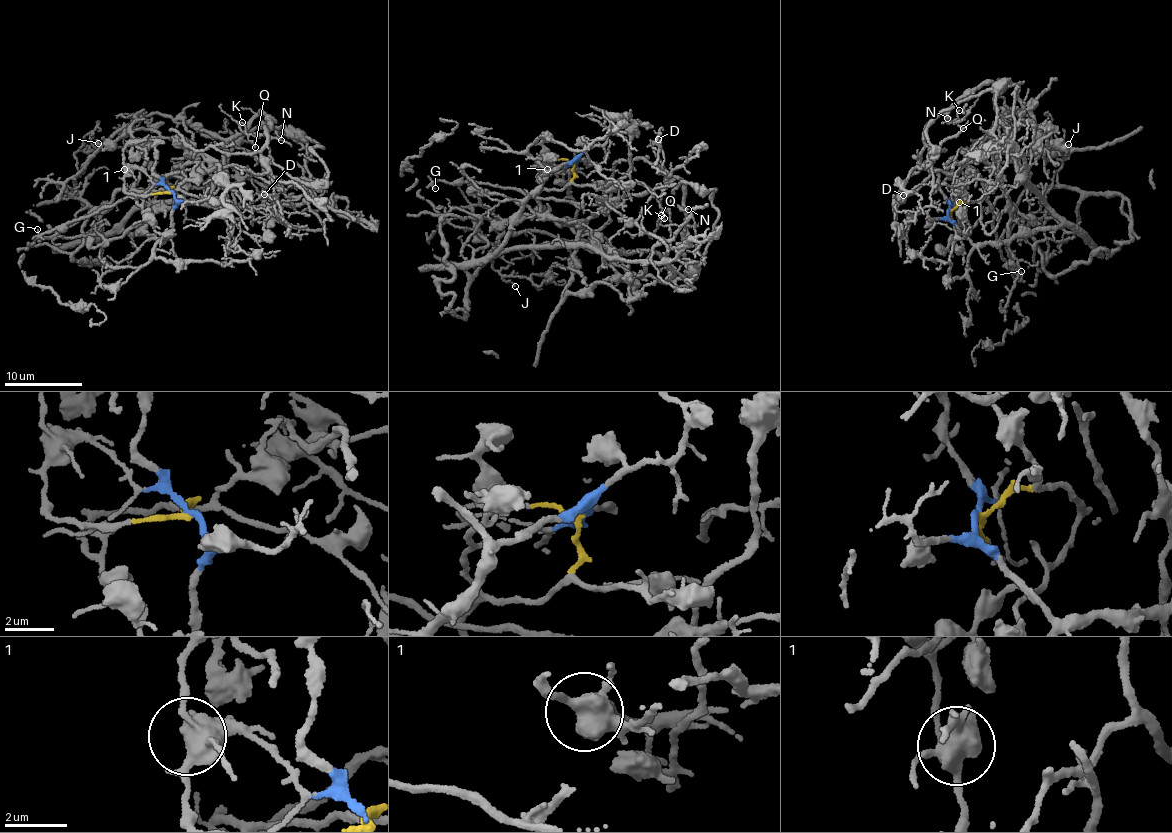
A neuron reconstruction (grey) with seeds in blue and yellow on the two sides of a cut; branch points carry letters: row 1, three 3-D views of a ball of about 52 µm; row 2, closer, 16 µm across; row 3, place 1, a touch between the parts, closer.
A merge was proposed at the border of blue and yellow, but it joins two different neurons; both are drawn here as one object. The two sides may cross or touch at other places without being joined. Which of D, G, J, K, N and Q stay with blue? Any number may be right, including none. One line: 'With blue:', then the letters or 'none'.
With blue: D, K, N, Q

